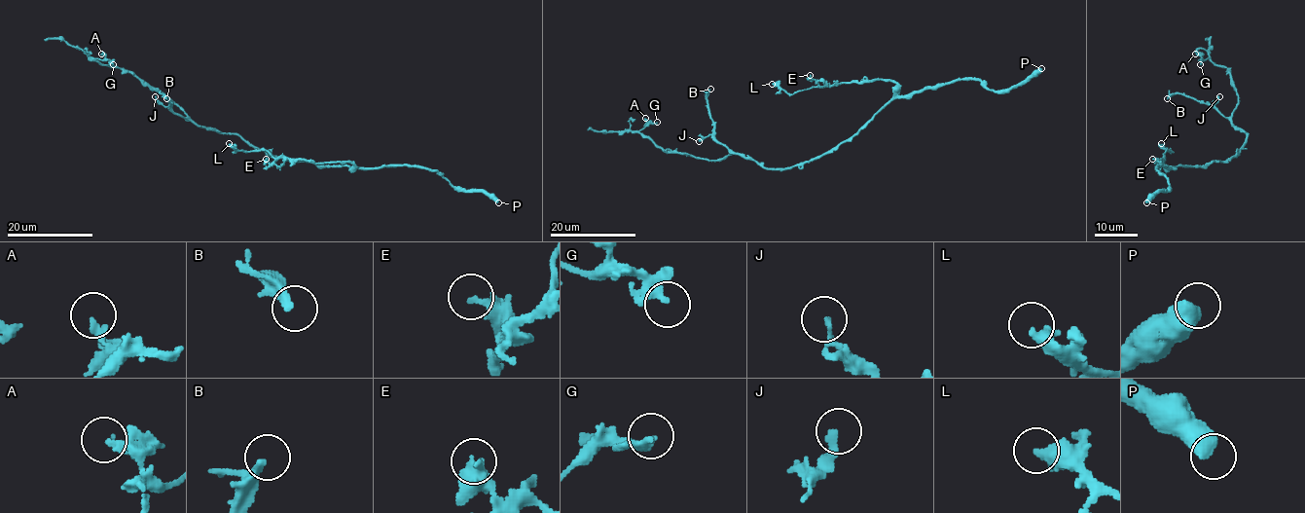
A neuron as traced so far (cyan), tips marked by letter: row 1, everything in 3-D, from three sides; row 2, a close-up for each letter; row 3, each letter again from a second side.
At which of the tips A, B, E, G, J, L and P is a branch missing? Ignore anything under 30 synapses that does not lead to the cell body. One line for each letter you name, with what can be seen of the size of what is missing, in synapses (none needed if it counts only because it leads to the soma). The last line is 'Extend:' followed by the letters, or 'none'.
Extend: none

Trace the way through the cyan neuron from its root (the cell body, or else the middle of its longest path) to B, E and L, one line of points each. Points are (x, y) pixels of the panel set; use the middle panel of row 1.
B: (813, 160), (791, 166), (766, 169), (729, 151), (713, 136), (706, 104), (706, 91), (710, 89)
E: (813, 160), (848, 141), (892, 96), (896, 84), (873, 79), (821, 87), (810, 75)
L: (813, 160), (848, 141), (892, 96), (896, 84), (881, 79), (840, 83), (792, 94), (772, 84)

